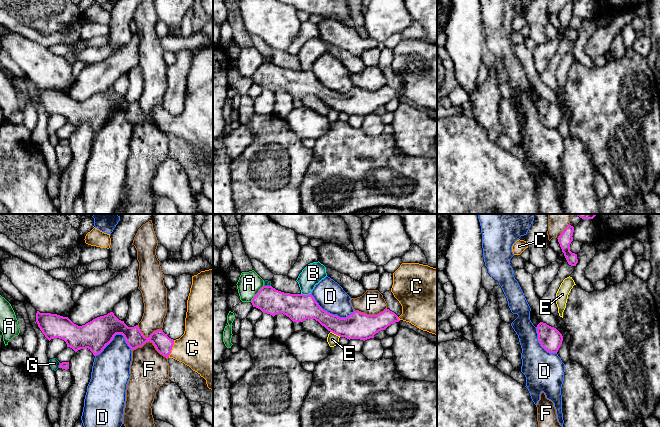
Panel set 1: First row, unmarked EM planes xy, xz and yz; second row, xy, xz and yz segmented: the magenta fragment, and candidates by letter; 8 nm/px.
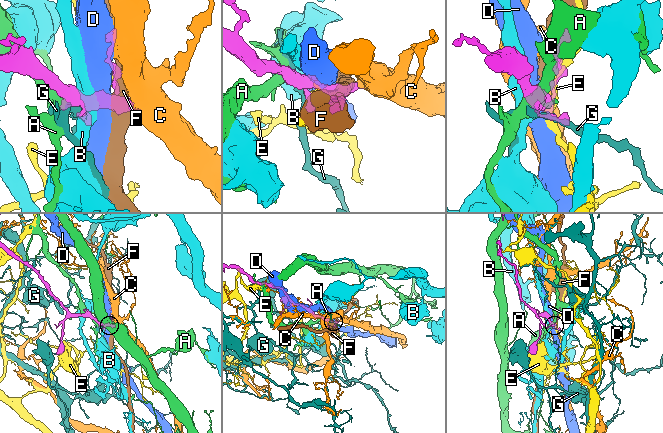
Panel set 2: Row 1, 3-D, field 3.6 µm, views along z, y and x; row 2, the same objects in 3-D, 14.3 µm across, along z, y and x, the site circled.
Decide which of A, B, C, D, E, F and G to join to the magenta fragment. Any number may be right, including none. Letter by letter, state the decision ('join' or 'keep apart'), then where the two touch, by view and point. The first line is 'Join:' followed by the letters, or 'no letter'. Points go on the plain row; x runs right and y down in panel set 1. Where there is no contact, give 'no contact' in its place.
Join: C
A: keep apart; contact xz (257, 69)
B: keep apart; contact xz (306, 71)
C: join; contact xy (171, 125)
D: keep apart; contact xy (114, 111)
E: keep apart; contact xz (335, 109)
F: keep apart; contact xy (151, 117)
G: keep apart; contact xy (59, 141)

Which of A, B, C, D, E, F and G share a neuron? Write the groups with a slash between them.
A / B / C / D / E / F / G

